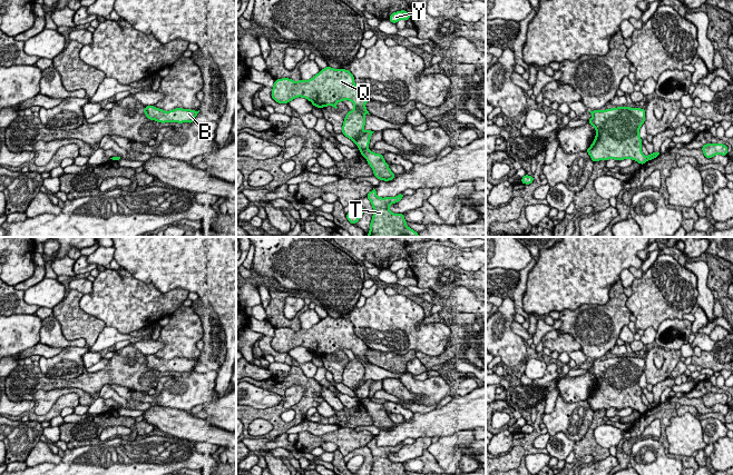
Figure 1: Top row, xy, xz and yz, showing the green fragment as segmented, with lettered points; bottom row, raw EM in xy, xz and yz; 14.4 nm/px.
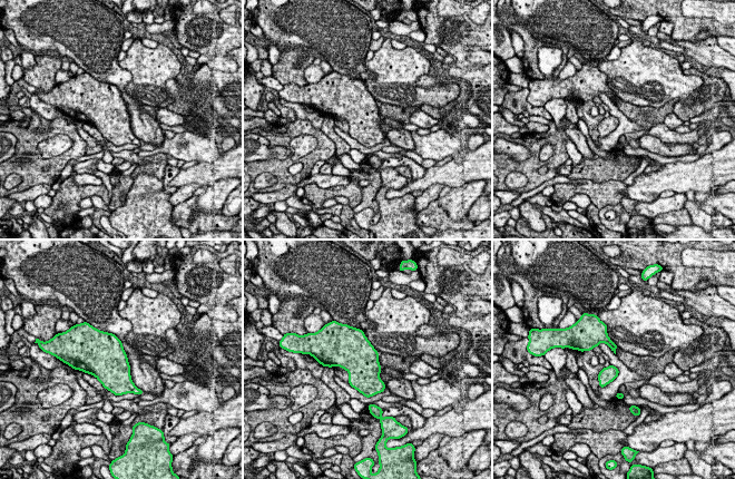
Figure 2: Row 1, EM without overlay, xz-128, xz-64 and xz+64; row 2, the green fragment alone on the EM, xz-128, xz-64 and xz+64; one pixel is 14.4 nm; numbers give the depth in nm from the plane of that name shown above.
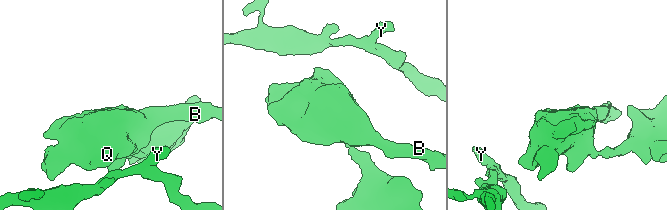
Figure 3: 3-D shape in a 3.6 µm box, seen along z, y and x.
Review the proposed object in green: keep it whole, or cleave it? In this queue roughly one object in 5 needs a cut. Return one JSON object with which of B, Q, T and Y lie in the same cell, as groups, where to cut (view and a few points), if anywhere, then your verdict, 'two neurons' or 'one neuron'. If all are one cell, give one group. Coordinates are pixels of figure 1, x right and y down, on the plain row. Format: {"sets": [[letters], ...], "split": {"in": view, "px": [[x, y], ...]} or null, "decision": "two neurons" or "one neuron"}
{"sets": [["B", "Q", "Y"], ["T"]], "split": {"in": "xz", "px": [[367, 397], [360, 399]]}, "decision": "two neurons"}

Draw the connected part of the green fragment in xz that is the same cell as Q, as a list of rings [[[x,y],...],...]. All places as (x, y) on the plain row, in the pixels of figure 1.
[[[328,315],[310,329],[301,328],[295,331],[289,327],[276,328],[271,345],[278,353],[289,353],[294,347],[302,346],[310,349],[312,354],[317,357],[333,355],[335,358],[338,357],[336,353],[339,350],[350,349],[354,354],[354,358],[352,360],[348,359],[342,375],[342,383],[351,388],[360,399],[368,398],[371,384],[374,382],[372,379],[363,379],[365,375],[364,365],[366,363],[370,364],[365,357],[369,348],[363,340],[355,335],[354,326],[349,319],[342,317],[333,318]]]

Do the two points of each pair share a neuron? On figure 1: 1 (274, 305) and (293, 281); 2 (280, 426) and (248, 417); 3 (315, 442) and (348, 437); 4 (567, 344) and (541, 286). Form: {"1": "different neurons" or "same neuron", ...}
{"1": "different neurons", "2": "same neuron", "3": "same neuron", "4": "different neurons"}

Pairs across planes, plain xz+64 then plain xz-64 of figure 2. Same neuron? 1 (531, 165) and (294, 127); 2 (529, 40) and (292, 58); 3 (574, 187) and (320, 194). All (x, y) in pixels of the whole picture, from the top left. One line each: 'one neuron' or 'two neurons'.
1: one neuron
2: one neuron
3: one neuron

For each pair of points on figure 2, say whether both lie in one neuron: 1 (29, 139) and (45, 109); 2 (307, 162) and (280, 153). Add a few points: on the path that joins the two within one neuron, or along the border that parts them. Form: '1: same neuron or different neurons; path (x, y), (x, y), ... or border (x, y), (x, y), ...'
1: different neurons; border (51, 119), (64, 117), (68, 121), (72, 121)
2: different neurons; border (288, 156), (263, 160)

